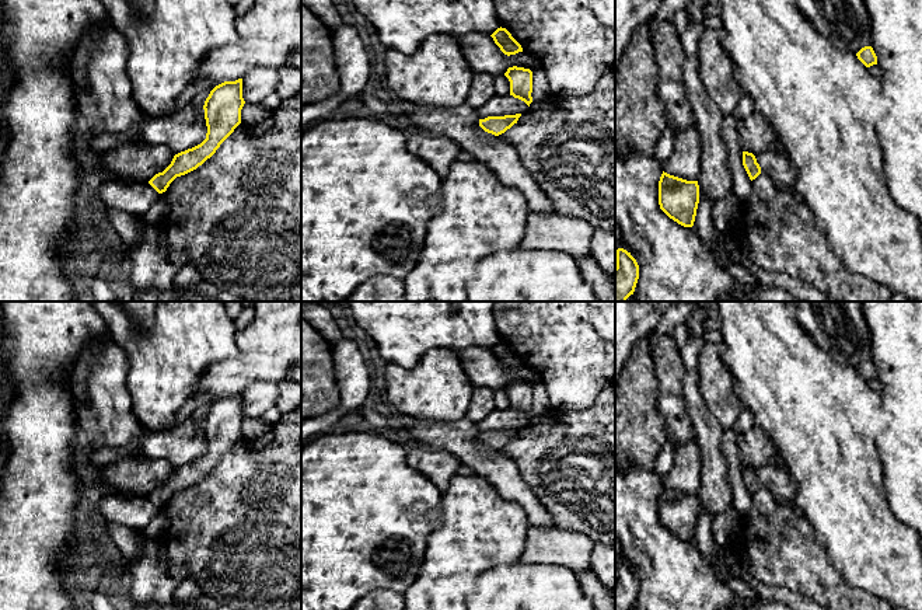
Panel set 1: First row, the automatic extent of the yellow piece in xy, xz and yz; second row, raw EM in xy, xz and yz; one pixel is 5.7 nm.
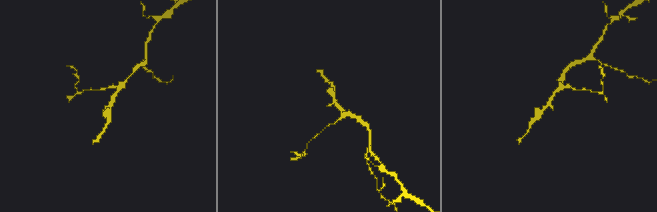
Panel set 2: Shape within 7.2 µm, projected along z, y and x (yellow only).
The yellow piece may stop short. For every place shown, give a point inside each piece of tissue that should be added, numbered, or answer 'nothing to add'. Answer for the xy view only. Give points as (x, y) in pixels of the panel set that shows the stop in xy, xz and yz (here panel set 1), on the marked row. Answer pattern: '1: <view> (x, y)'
nothing to add

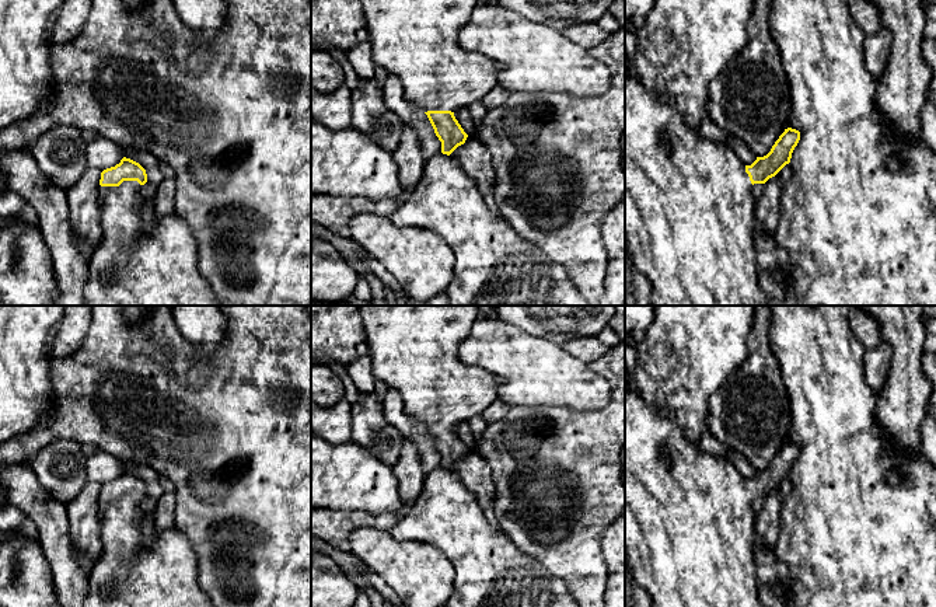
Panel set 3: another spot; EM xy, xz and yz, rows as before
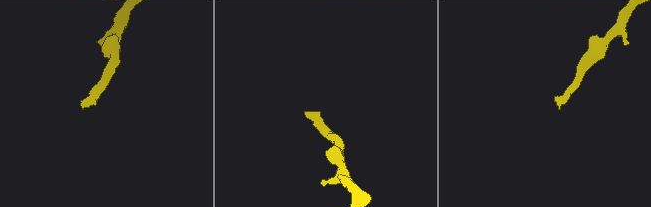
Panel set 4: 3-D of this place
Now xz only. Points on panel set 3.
1: xz (415, 39)

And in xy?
1: xy (142, 260)

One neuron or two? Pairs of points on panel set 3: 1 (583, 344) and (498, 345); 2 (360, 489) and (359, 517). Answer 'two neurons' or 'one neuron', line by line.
1: two neurons
2: two neurons

